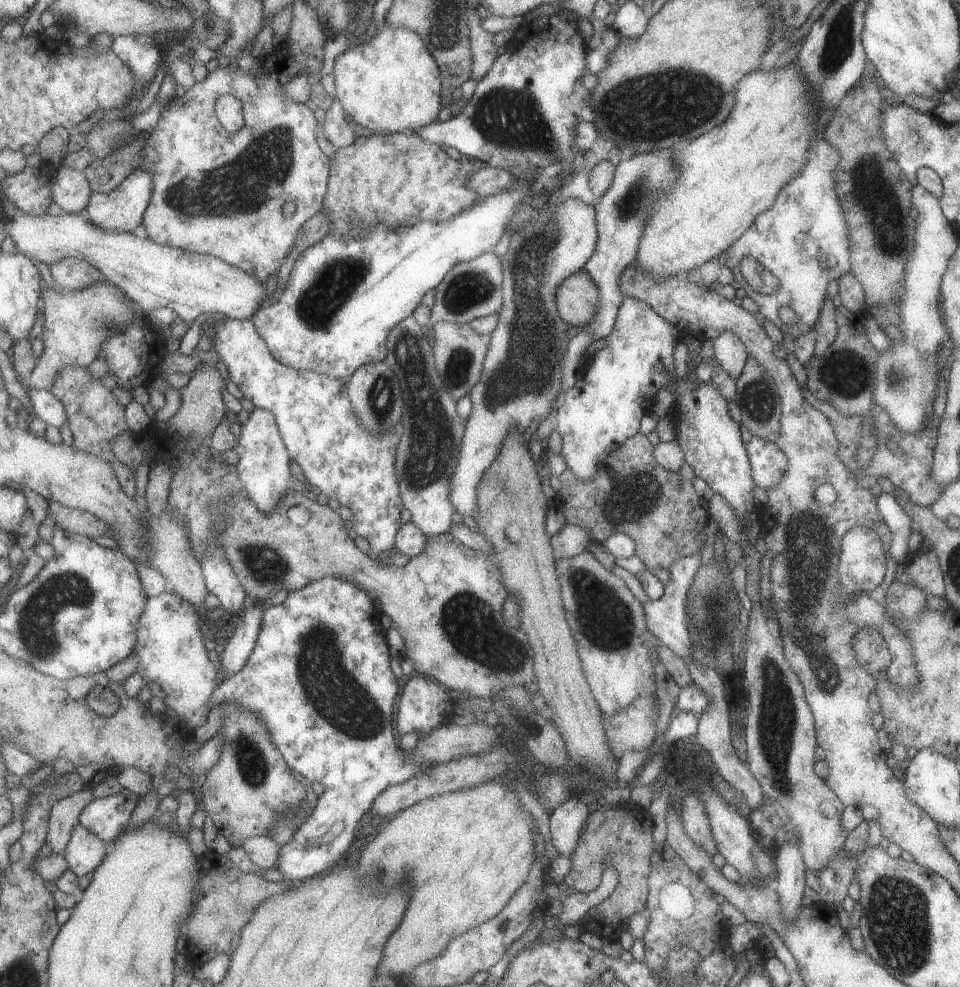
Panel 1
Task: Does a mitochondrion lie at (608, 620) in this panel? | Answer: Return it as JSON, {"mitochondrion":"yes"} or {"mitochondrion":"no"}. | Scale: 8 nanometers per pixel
{"mitochondrion":"yes"}

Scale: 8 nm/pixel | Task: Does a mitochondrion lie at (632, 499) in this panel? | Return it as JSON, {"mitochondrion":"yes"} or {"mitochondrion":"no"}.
{"mitochondrion":"yes"}

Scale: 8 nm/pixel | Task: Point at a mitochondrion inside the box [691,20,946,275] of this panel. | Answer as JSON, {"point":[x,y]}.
{"point":[876,195]}

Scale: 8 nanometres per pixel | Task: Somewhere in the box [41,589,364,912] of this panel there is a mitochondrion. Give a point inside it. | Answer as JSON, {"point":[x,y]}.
{"point":[252,763]}

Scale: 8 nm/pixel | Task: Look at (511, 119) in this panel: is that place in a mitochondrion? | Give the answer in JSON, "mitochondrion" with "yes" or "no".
{"mitochondrion":"yes"}

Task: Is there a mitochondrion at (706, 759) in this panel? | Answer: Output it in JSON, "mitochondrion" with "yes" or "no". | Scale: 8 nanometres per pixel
{"mitochondrion":"no"}

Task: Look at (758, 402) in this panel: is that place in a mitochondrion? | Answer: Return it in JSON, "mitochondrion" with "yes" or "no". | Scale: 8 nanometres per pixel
{"mitochondrion":"yes"}

